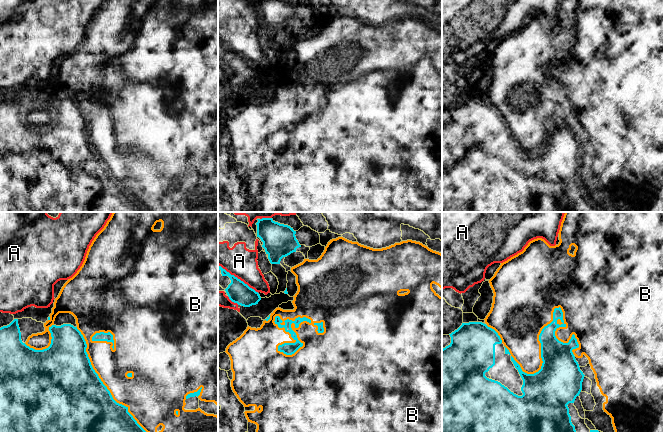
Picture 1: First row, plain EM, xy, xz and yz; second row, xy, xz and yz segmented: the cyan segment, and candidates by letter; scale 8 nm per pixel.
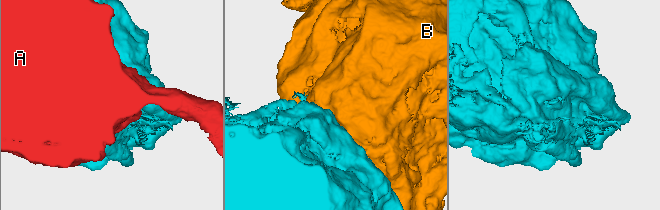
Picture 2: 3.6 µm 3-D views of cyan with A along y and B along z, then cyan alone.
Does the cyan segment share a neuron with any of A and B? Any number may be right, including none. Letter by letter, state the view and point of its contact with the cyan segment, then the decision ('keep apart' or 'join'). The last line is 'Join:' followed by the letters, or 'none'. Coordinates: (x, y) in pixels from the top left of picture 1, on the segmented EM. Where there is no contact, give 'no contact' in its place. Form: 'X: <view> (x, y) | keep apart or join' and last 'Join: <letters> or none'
A: xz (237, 278) | keep apart
B: yz (544, 327) | keep apart
Join: none

